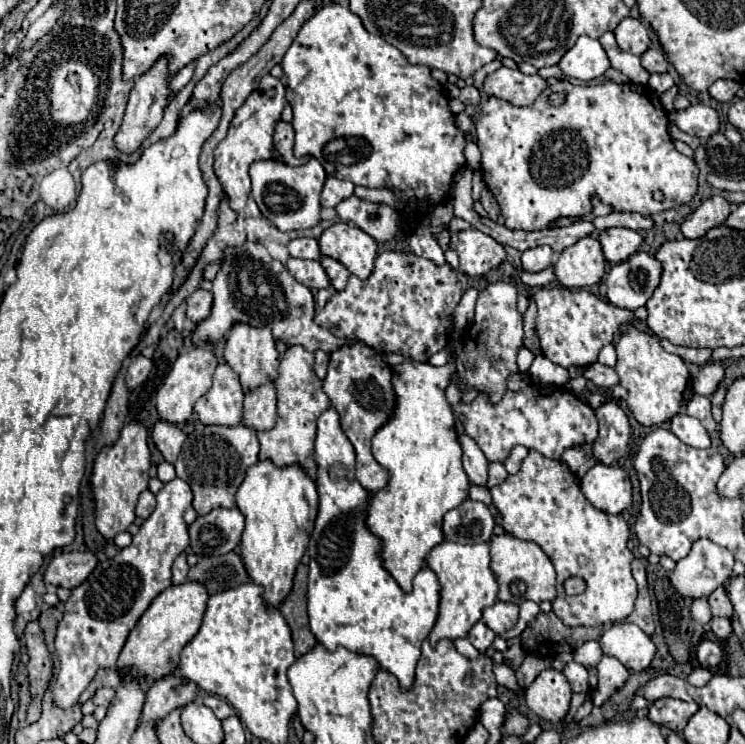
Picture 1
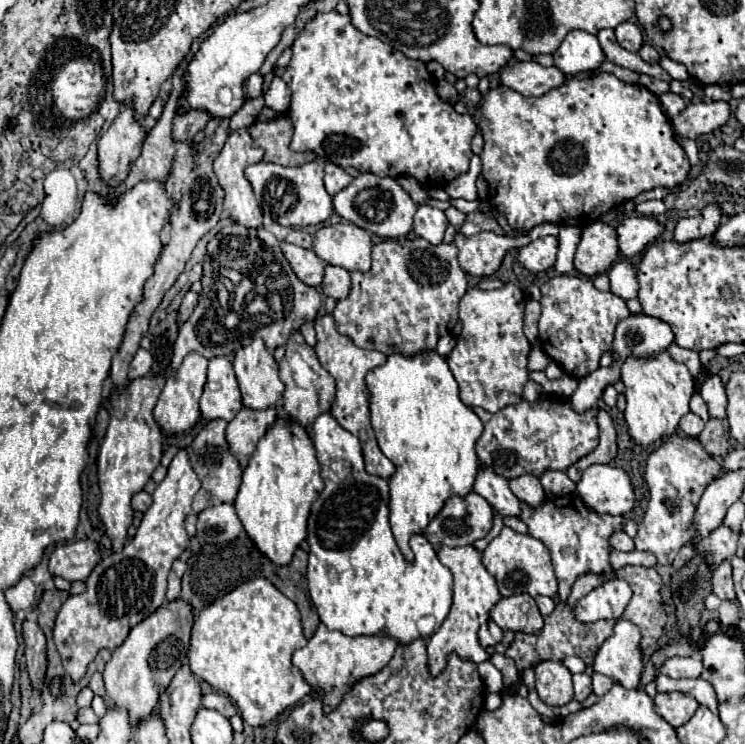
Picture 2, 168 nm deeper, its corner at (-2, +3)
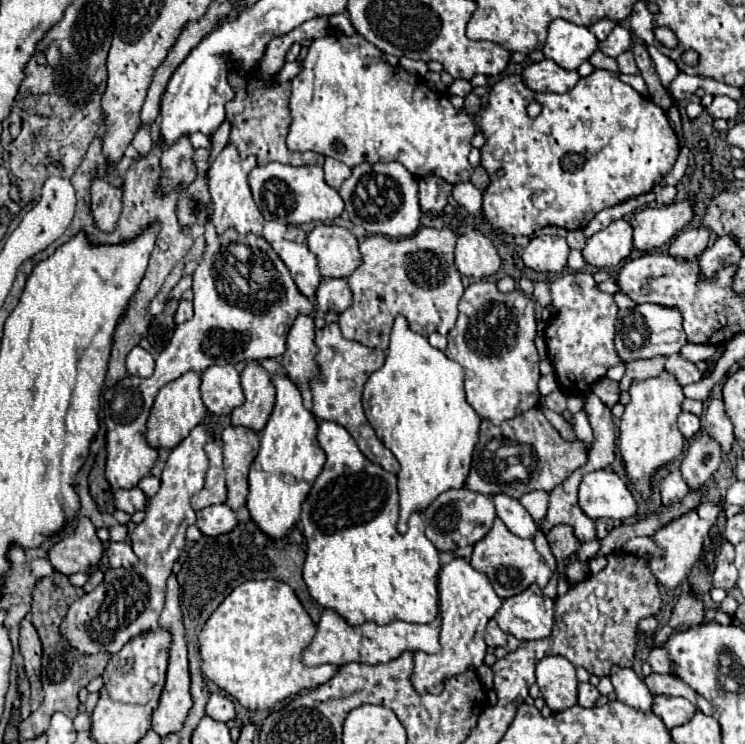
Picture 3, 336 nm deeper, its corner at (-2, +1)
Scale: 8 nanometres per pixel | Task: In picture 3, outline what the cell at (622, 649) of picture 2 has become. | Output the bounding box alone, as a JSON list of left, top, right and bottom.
[609,666,653,712]

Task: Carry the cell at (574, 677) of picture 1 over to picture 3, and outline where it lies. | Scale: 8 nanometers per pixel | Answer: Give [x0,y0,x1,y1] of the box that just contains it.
[579,682,599,708]

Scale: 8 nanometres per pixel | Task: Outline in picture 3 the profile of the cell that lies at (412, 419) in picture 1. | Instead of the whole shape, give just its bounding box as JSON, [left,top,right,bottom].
[363,316,481,532]

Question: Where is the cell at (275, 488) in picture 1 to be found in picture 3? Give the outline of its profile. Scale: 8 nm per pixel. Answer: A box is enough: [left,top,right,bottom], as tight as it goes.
[247,376,325,538]

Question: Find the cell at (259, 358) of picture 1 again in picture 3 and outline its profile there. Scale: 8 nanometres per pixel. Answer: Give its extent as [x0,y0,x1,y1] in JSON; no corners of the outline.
[231,362,273,432]

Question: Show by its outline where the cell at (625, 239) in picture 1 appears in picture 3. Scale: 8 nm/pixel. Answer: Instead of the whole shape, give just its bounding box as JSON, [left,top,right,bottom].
[633,198,693,252]

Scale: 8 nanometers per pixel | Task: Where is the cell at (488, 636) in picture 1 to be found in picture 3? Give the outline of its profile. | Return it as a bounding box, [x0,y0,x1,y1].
[485,620,507,648]

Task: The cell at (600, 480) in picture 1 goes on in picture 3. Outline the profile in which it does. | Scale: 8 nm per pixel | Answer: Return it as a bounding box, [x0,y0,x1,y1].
[579,468,637,520]

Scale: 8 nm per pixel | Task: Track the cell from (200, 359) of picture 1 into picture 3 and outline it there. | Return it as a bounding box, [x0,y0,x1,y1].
[147,372,205,448]

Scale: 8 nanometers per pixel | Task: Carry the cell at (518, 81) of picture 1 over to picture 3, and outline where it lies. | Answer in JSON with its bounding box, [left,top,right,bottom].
[523,60,579,92]

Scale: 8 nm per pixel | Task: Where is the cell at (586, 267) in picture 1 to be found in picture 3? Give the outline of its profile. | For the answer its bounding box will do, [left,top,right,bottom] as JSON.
[583,220,633,268]

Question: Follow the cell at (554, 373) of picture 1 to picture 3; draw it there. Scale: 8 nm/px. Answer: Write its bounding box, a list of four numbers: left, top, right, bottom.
[539,374,559,396]

